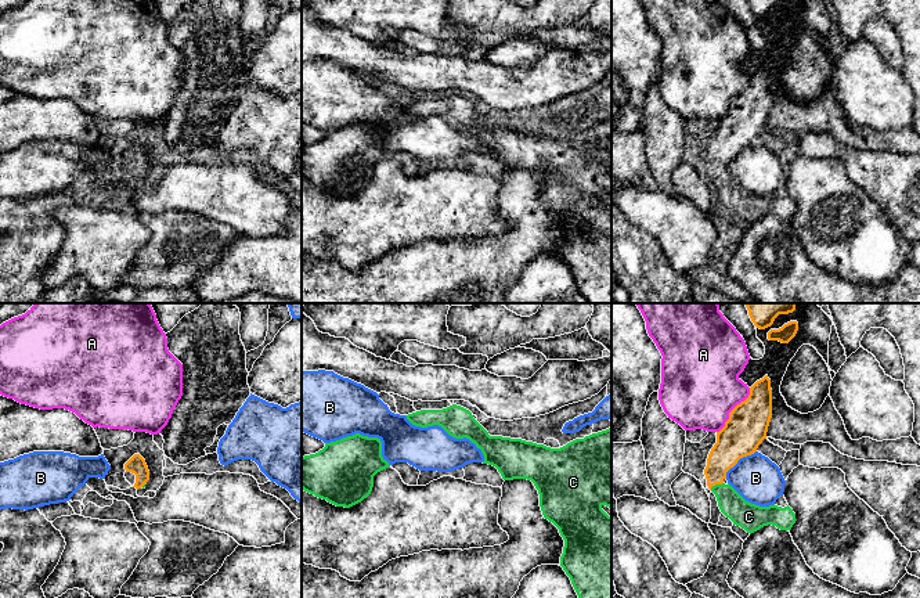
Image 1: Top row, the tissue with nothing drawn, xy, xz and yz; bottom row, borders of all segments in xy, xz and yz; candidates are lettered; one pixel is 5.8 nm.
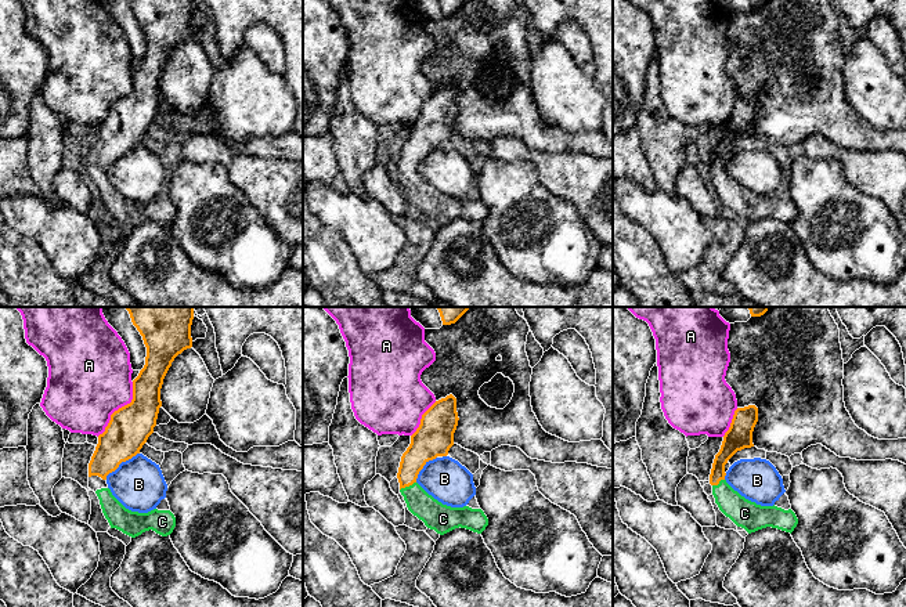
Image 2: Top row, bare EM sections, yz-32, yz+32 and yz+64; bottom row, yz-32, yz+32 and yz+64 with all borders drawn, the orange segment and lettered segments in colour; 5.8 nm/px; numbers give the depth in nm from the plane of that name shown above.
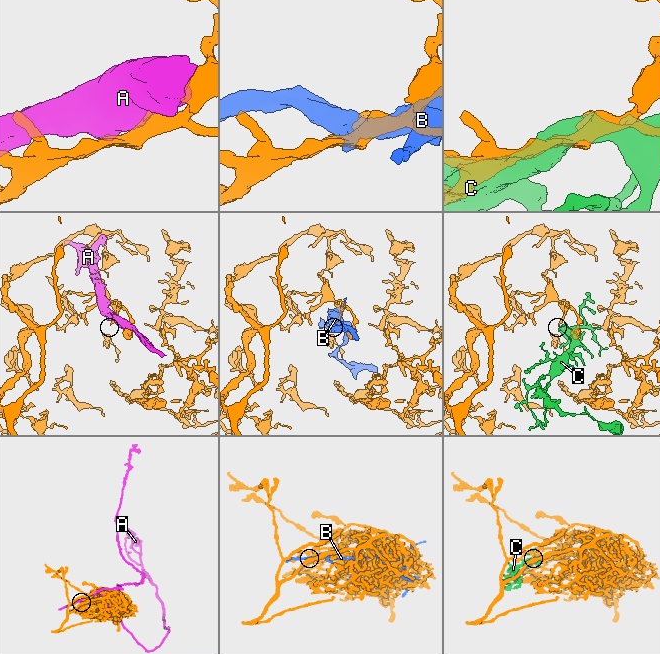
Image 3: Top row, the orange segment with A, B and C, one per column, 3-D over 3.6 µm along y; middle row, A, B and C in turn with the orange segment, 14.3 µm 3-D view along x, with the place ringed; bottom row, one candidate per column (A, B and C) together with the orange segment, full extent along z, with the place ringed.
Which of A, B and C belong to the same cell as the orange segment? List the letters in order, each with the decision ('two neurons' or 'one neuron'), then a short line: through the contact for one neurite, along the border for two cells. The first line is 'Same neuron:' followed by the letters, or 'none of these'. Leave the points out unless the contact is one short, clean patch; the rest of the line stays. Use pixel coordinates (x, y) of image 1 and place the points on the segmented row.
Same neuron: C
A: two neurons
B: two neurons
C: one neuron; line yz (732, 445), (717, 465), (715, 483), (743, 514)

